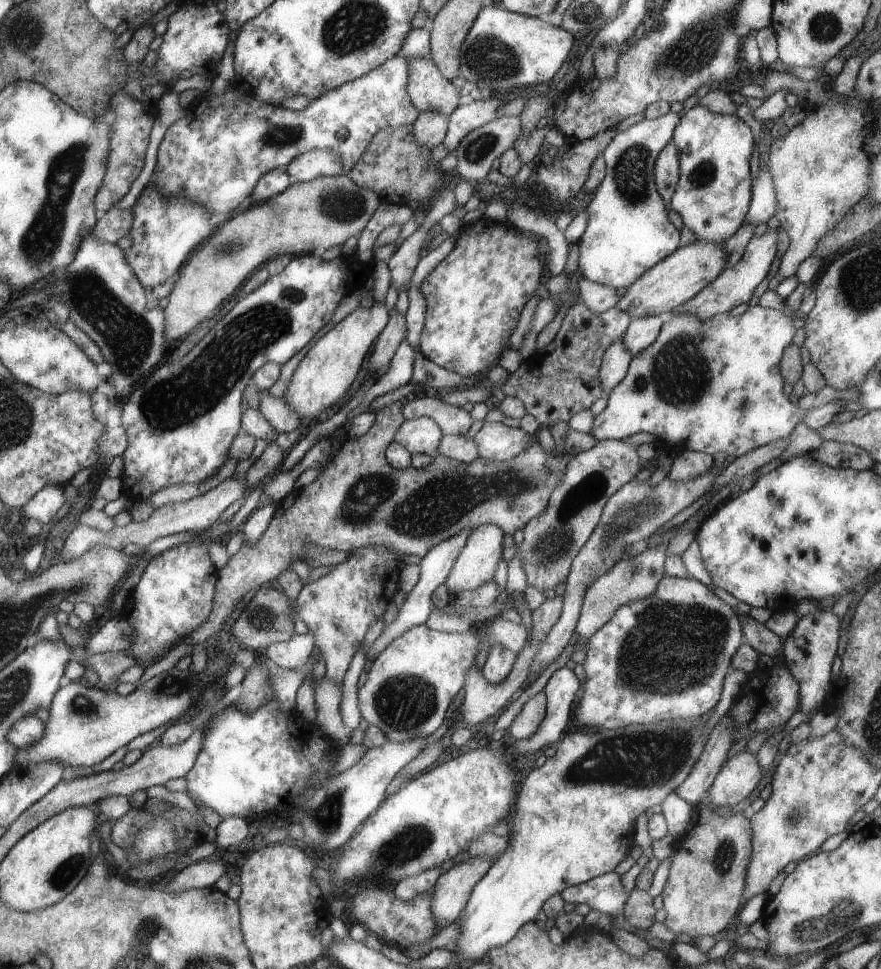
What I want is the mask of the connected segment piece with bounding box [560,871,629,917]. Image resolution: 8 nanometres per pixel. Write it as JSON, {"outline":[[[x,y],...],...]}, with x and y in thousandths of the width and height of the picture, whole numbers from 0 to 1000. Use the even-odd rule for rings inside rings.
{"outline":[[[697,899],[659,913],[647,913],[636,922],[636,926],[641,931],[665,933],[671,939],[675,938],[695,946],[708,940],[714,930],[705,904]]]}

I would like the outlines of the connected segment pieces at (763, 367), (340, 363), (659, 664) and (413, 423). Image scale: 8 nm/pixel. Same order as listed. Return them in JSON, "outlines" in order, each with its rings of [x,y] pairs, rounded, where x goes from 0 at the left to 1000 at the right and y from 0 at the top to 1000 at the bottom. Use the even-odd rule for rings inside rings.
{"outlines":[[[[865,316],[851,317],[842,326],[829,326],[826,323],[816,323],[815,325],[796,331],[784,323],[770,323],[762,325],[762,328],[751,336],[749,347],[746,352],[731,361],[728,365],[720,367],[715,374],[713,383],[708,391],[688,409],[690,419],[675,431],[675,440],[672,444],[672,450],[679,455],[689,453],[706,454],[714,449],[724,447],[740,448],[742,456],[748,456],[755,464],[763,469],[763,472],[770,470],[774,464],[783,464],[796,469],[804,469],[808,472],[815,466],[825,470],[826,476],[835,474],[859,464],[873,457],[893,452],[905,443],[907,437],[913,437],[919,443],[931,445],[934,441],[943,438],[944,432],[953,425],[958,424],[958,414],[946,414],[933,420],[913,421],[899,417],[894,413],[894,409],[888,405],[888,396],[890,396],[890,388],[886,386],[886,370],[891,366],[891,362],[896,360],[897,353],[901,349],[901,334],[899,330],[892,326],[892,321],[884,321]]],[[[425,309],[422,318],[415,319],[409,316],[347,363],[347,367],[334,382],[321,409],[323,417],[341,431],[341,434],[359,436],[367,425],[377,421],[386,411],[390,411],[390,407],[397,402],[411,380],[415,361],[420,361],[420,357],[425,355],[429,345],[437,342],[442,331],[443,324],[437,318],[437,313]]],[[[756,591],[739,615],[712,622],[701,627],[697,637],[669,658],[662,684],[663,692],[665,692],[665,702],[661,704],[661,714],[658,714],[658,720],[654,724],[656,728],[650,735],[649,743],[654,743],[656,752],[688,754],[712,751],[719,748],[762,745],[771,742],[783,744],[784,742],[797,740],[804,733],[812,731],[815,722],[817,722],[822,696],[826,693],[826,689],[830,689],[829,679],[837,675],[837,672],[841,670],[840,665],[844,662],[846,654],[842,654],[843,648],[844,646],[840,646],[838,636],[829,630],[829,625],[824,625],[817,617],[813,617],[806,607],[797,605],[790,598],[763,595]]],[[[490,431],[461,432],[446,451],[446,457],[457,461],[467,471],[487,470],[493,475],[503,449],[498,438]]]]}

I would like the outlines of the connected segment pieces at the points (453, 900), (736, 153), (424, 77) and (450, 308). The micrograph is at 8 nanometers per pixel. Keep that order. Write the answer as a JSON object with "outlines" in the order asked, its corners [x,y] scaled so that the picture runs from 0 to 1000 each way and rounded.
{"outlines":[[[[535,879],[533,888],[518,892],[502,902],[489,917],[491,939],[502,959],[515,953],[528,939],[533,923],[560,892],[558,886],[546,885]]],[[[790,108],[773,122],[773,127],[764,137],[766,153],[771,158],[771,186],[758,208],[791,247],[798,250],[823,252],[835,237],[843,232],[851,209],[851,161],[856,157],[856,140],[851,132],[837,118],[810,118],[804,111]]],[[[467,59],[464,64],[468,66],[464,68],[463,95],[473,114],[495,116],[509,122],[522,109],[522,93],[502,79],[488,60]]],[[[549,222],[540,231],[526,233],[522,239],[513,260],[477,297],[484,308],[485,320],[474,357],[479,366],[493,377],[528,390],[543,387],[565,372],[588,332],[588,318],[595,318],[615,291],[615,272],[608,266],[608,248],[599,243],[591,244],[581,232],[561,231]]]]}

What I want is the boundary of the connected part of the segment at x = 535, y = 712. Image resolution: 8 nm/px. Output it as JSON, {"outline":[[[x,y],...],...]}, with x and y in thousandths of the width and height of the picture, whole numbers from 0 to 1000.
{"outline":[[[617,714],[604,718],[588,739],[586,739],[581,749],[579,749],[579,757],[586,765],[600,764],[608,757],[617,744],[621,735],[621,721]]]}

